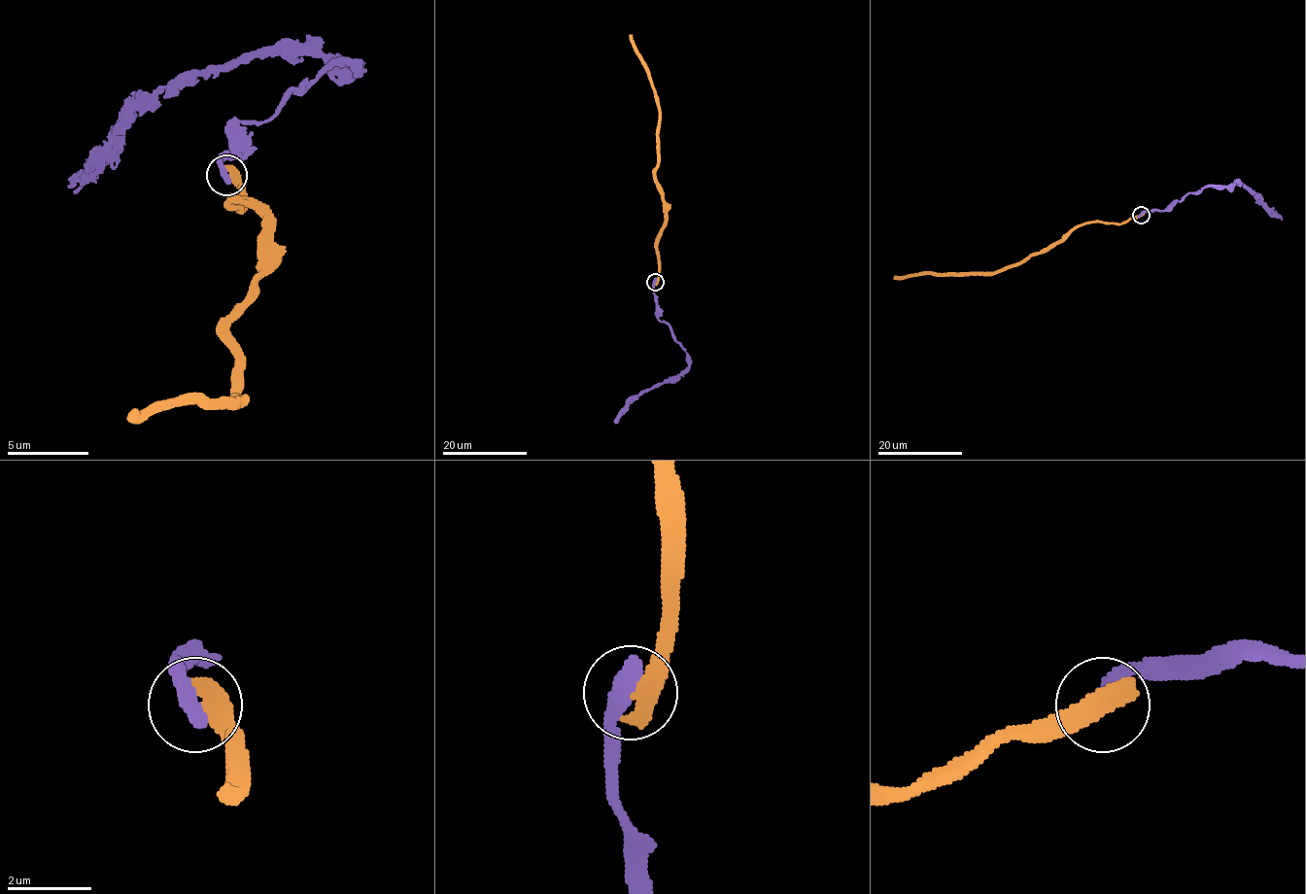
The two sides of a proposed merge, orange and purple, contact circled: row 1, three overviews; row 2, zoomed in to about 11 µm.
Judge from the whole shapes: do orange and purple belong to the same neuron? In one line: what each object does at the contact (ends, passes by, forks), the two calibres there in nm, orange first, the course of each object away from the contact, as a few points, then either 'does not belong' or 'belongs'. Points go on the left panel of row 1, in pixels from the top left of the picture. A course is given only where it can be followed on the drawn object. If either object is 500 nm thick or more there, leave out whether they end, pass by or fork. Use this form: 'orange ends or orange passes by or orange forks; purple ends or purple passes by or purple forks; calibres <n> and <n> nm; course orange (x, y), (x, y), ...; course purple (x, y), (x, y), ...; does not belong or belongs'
calibres 650 and 400 nm; course orange (225, 176), (237, 209), (262, 217), (262, 269), (229, 319), (242, 399), (168, 399), (127, 420); course purple (225, 176), (237, 123), (266, 123), (331, 62), (356, 62), (254, 53), (181, 74), (75, 192); does not belong

